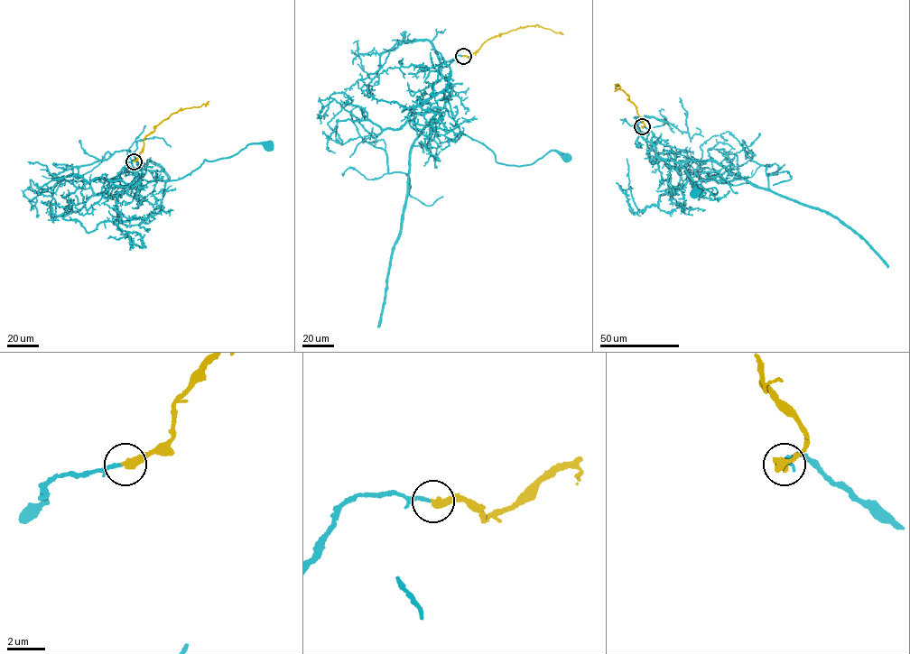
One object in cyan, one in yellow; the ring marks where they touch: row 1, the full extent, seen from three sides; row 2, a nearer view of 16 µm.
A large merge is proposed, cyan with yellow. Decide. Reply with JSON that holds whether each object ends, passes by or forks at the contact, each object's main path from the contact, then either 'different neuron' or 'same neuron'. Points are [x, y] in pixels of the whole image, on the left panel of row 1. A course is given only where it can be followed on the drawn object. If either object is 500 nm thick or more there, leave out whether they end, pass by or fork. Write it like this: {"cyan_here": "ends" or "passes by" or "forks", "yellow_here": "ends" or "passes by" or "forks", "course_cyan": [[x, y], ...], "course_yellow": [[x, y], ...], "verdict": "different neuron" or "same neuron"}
{"cyan_here": "ends", "yellow_here": "ends", "course_cyan": [[133, 161], [117, 178], [133, 184], [139, 179], [175, 180], [204, 160], [228, 158], [253, 143], [269, 145]], "course_yellow": [[133, 161], [141, 151], [144, 137], [159, 124], [179, 110], [199, 106], [208, 101]], "verdict": "same neuron"}

